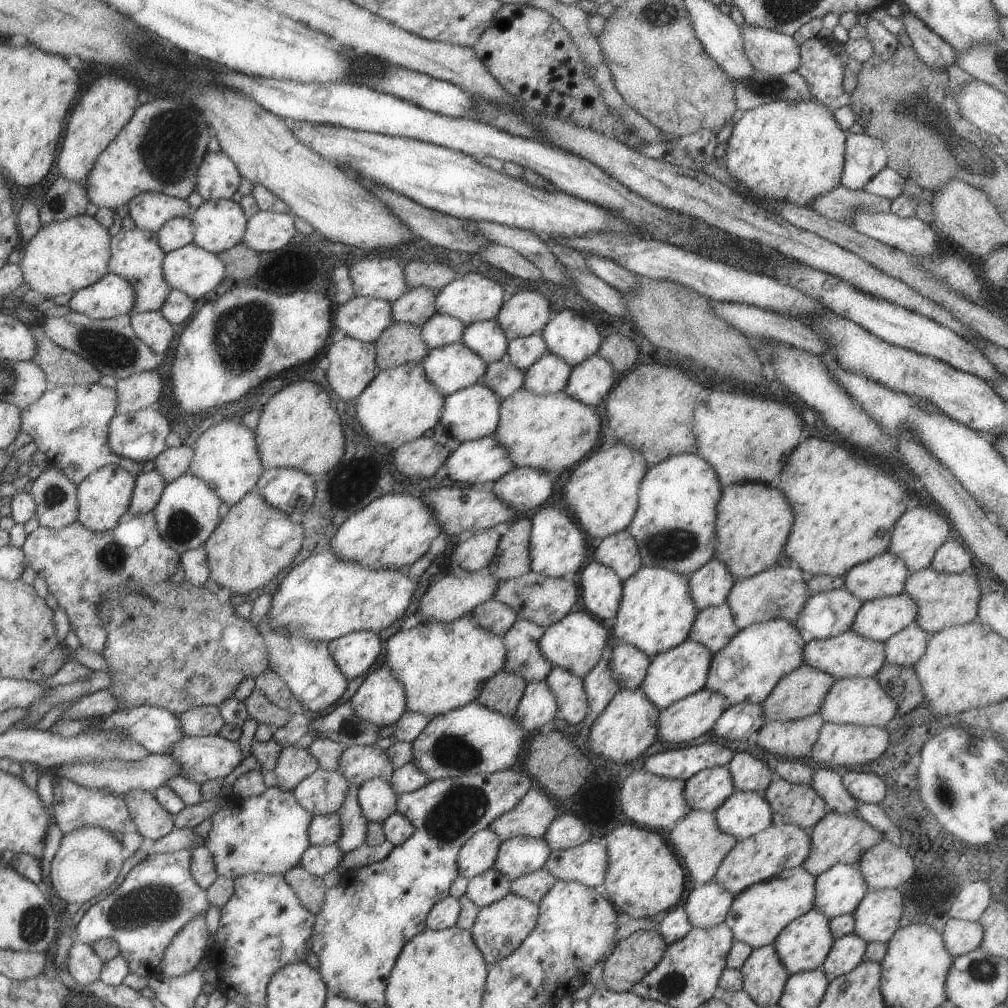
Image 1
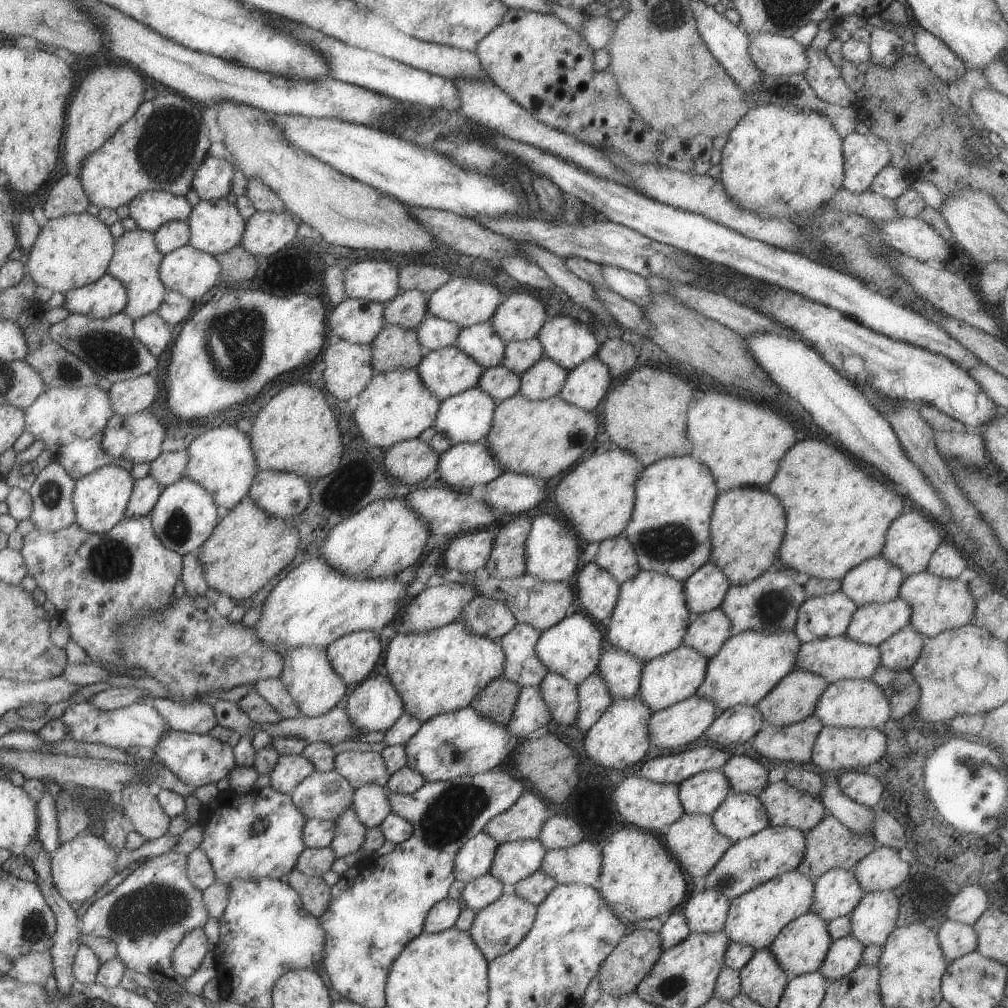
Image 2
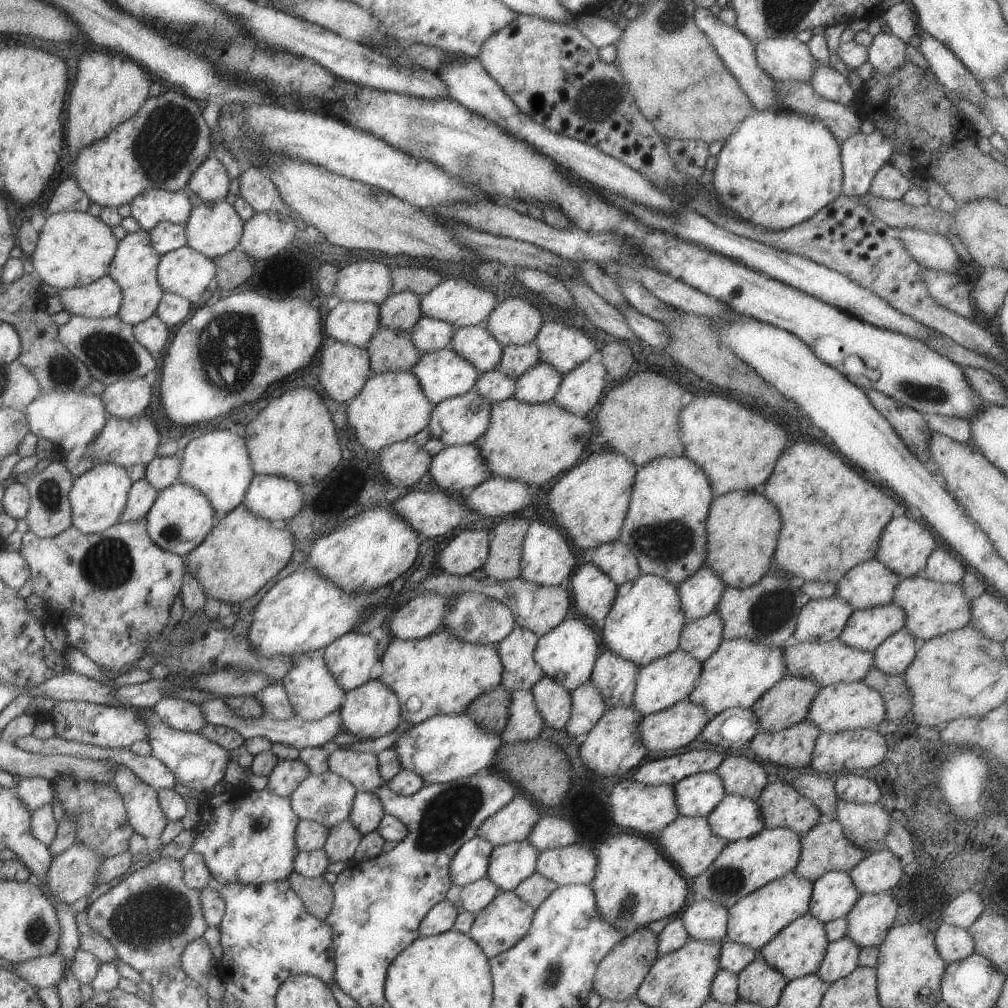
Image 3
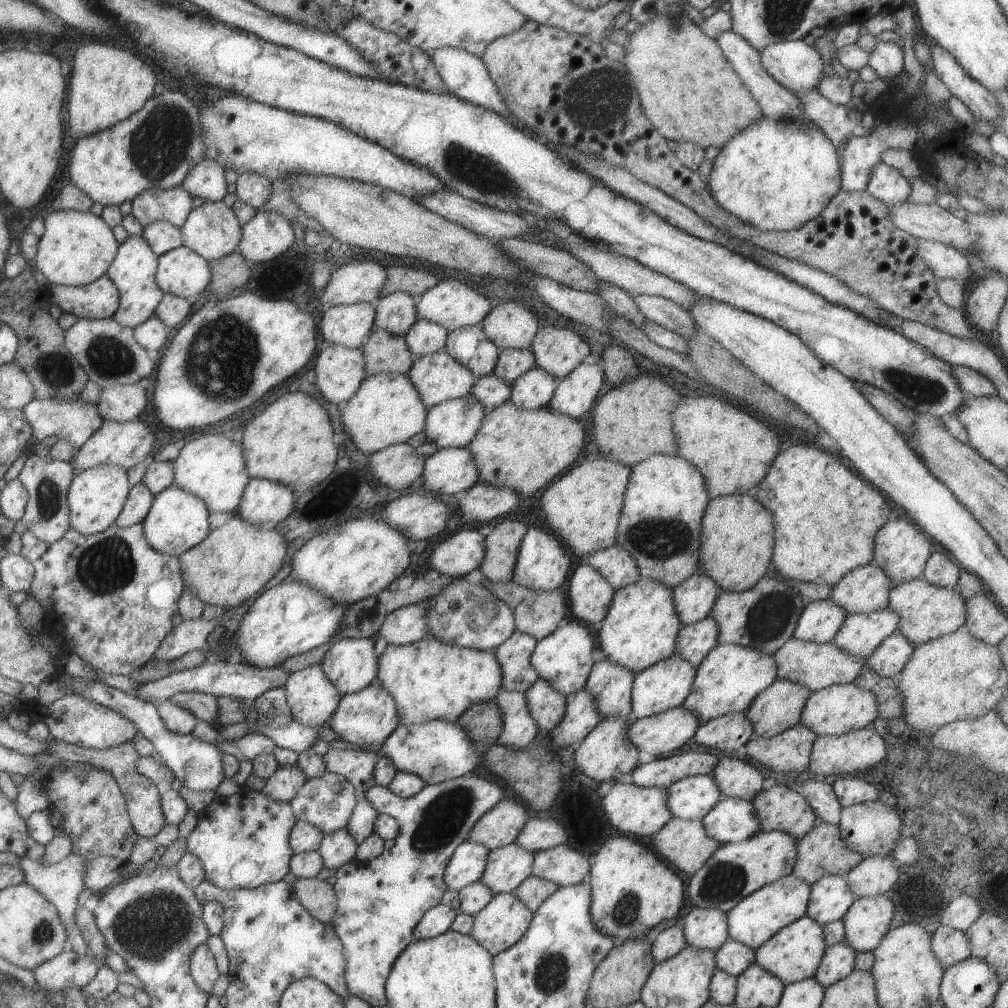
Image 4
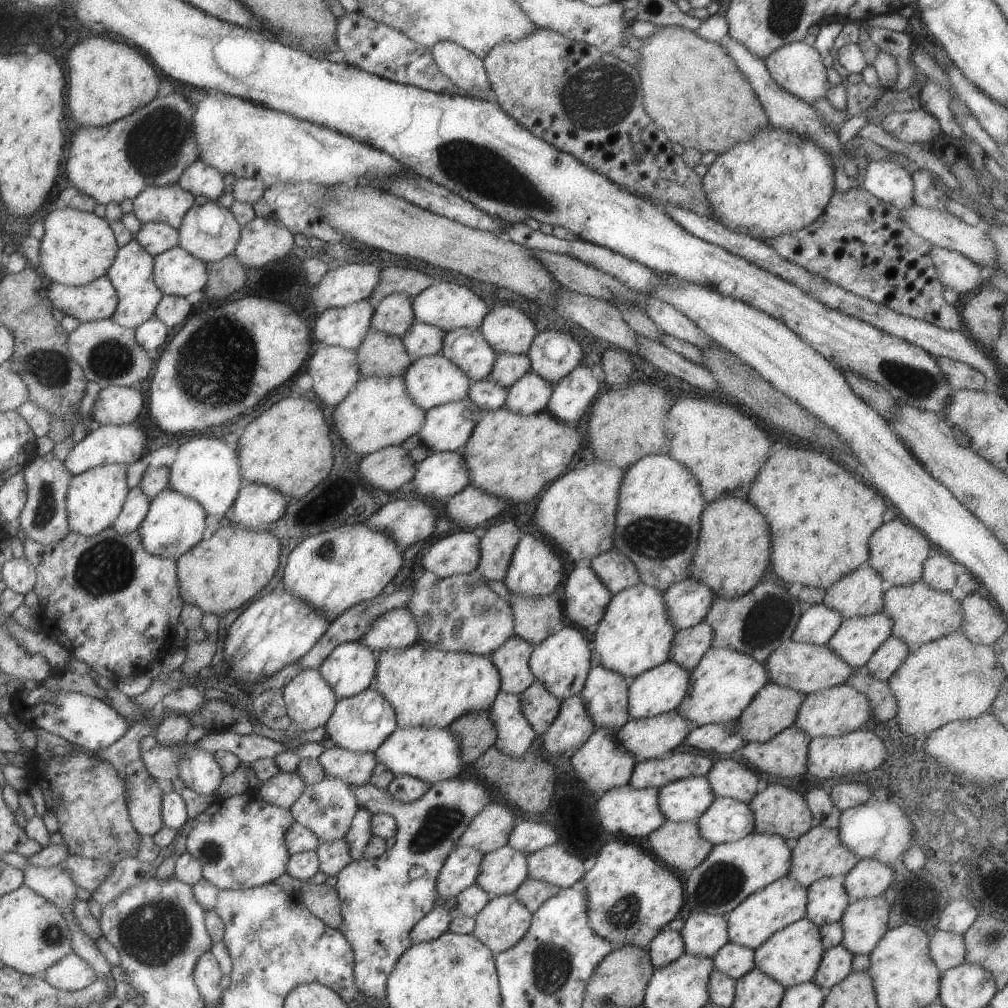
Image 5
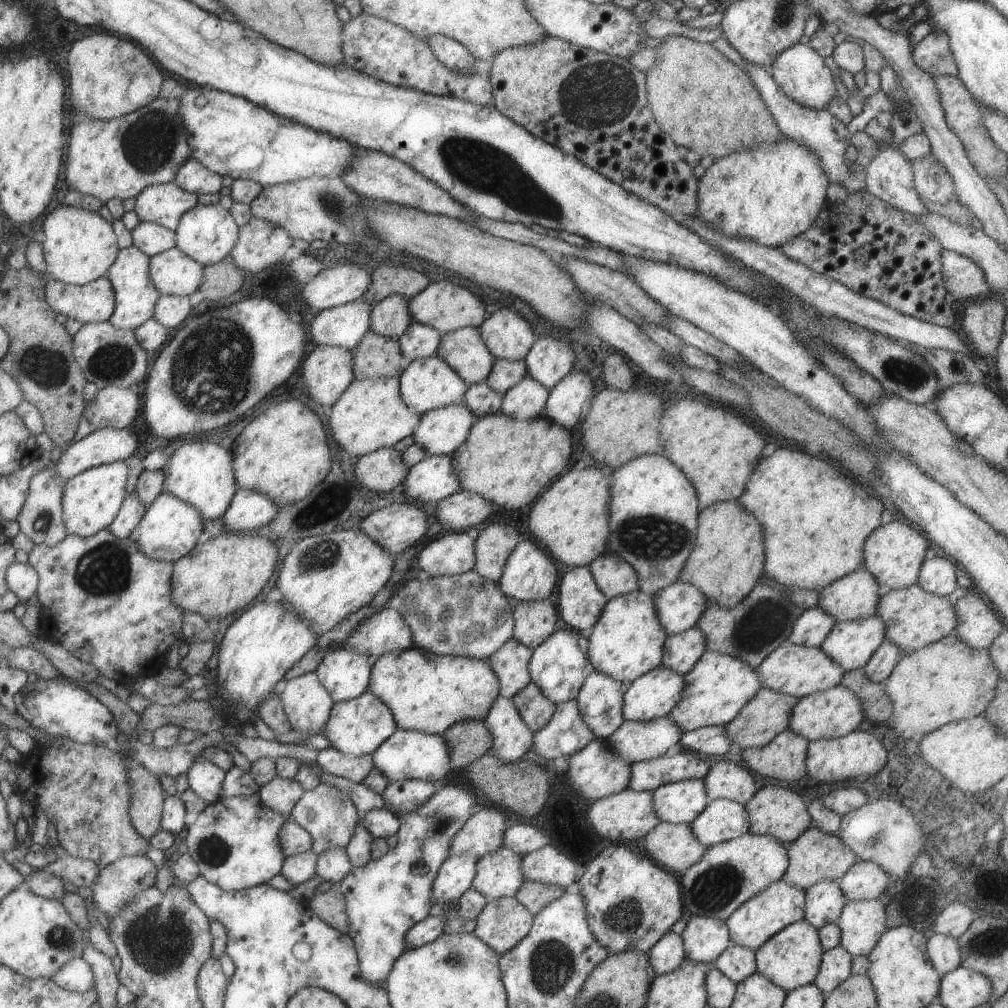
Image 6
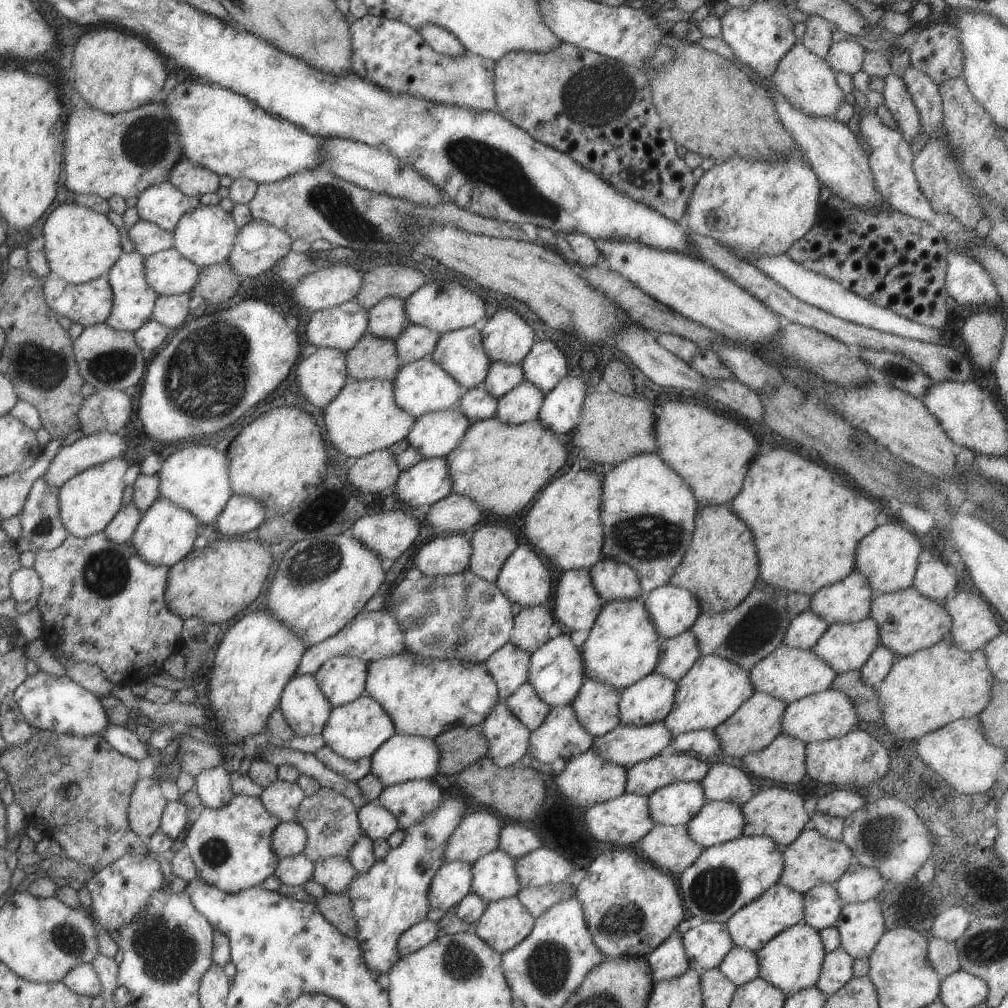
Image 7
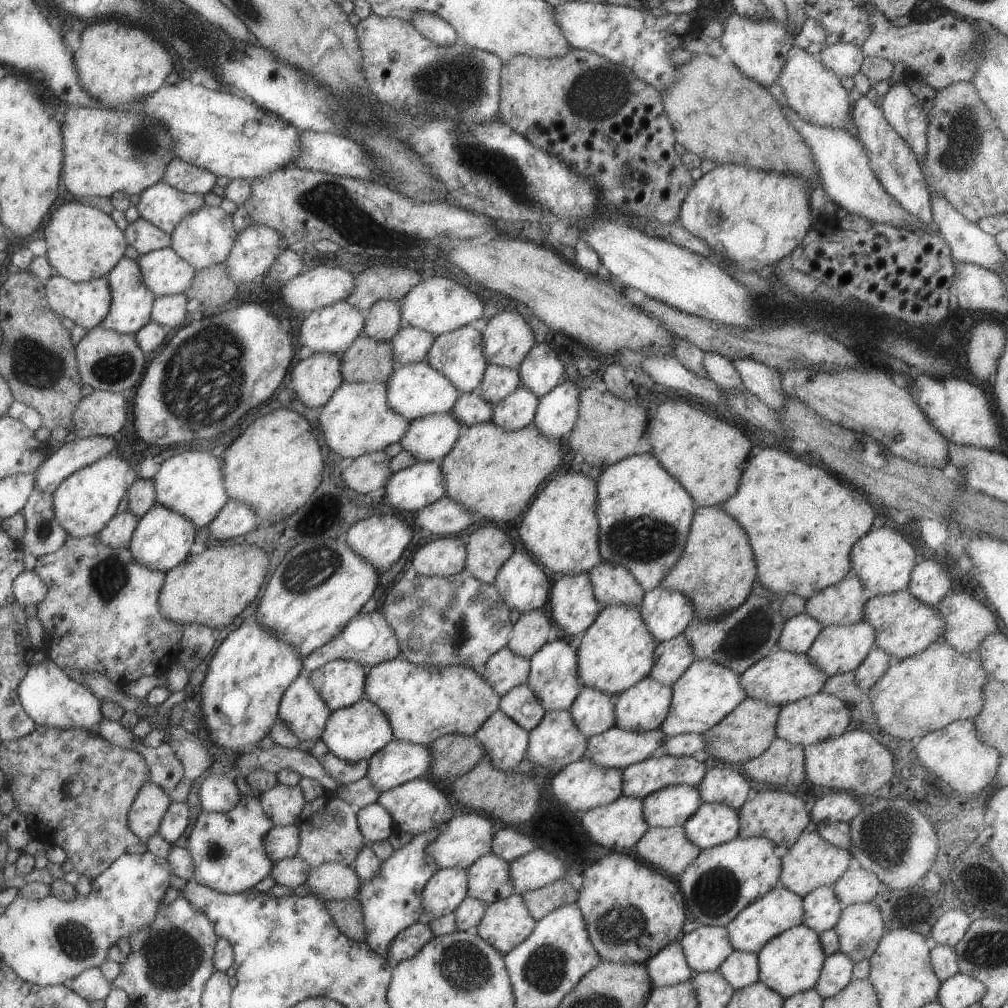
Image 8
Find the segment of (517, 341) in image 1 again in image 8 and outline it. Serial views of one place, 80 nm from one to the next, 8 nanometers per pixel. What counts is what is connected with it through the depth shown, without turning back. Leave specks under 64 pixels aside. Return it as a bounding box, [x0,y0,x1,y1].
[476,364,520,406]

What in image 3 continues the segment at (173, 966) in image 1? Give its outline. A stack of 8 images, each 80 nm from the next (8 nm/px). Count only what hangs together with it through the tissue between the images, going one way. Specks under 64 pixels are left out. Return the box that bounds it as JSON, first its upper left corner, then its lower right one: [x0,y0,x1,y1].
[180,937,211,987]

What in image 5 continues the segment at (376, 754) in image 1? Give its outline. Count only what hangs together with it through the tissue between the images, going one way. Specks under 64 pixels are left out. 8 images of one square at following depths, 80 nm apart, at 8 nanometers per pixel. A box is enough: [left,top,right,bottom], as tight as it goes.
[316,746,376,787]

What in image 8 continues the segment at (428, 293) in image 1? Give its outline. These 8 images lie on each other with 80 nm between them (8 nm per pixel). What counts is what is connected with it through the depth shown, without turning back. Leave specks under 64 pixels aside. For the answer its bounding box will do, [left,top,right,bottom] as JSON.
[363,301,403,341]

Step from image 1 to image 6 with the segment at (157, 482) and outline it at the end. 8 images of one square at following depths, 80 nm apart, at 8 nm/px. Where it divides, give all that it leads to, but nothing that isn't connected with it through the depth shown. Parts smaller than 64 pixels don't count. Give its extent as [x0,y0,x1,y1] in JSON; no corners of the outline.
[107,492,147,540]

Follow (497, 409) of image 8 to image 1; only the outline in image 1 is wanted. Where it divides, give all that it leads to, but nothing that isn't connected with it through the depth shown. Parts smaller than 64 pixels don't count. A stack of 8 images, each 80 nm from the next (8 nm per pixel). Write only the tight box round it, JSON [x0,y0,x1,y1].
[523,353,572,395]

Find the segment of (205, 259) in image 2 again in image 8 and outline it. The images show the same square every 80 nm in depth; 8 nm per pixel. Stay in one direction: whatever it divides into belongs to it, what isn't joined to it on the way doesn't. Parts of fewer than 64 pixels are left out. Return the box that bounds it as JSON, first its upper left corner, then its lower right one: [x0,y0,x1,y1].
[136,247,196,297]

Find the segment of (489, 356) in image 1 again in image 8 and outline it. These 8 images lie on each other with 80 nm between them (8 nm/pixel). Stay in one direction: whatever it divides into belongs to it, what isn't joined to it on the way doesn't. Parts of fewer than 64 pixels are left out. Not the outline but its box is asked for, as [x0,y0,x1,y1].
[425,324,488,393]

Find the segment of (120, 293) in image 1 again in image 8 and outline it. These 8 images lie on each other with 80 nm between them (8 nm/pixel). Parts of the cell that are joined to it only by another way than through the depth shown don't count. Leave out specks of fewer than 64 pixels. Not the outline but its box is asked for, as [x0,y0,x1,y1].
[45,276,111,330]

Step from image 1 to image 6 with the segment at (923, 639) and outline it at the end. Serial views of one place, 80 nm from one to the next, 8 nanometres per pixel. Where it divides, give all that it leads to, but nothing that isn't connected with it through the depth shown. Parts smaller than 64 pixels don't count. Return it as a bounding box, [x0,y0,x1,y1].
[862,640,903,682]

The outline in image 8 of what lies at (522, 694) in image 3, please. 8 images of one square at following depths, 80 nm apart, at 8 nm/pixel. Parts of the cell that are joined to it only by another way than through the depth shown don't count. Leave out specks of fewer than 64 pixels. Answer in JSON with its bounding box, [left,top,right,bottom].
[473,710,528,771]

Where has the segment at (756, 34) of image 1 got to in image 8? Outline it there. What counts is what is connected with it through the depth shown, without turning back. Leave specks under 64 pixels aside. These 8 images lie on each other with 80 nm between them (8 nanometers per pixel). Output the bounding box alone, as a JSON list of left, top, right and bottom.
[776,46,852,130]

